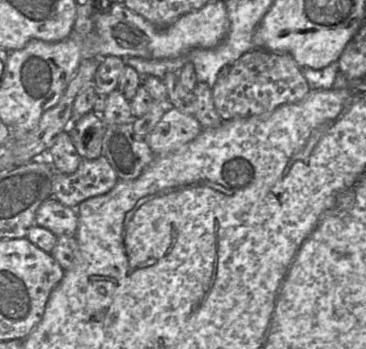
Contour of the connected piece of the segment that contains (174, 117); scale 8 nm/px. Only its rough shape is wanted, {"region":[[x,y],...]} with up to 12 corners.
{"region":[[170,106],[145,142],[167,155],[202,129],[194,116]]}

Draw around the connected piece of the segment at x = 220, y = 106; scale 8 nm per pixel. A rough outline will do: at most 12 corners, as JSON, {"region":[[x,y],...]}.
{"region":[[252,49],[211,88],[223,121],[310,92],[292,56]]}

